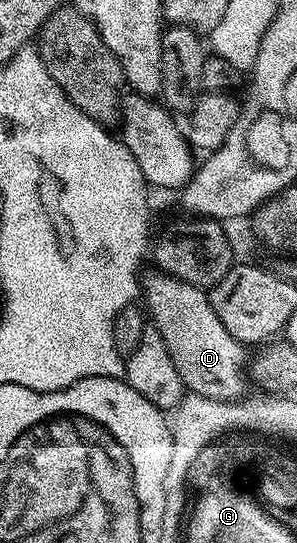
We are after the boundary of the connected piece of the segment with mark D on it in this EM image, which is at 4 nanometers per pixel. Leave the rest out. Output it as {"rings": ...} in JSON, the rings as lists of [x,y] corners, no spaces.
{"rings":[[[152,271],[141,280],[141,296],[147,299],[145,312],[165,341],[165,350],[169,350],[169,358],[173,358],[177,374],[181,374],[184,389],[205,398],[238,401],[249,385],[248,349],[225,330],[221,318],[217,318],[217,310],[213,310],[210,295],[204,289],[176,280],[167,272]]]}

